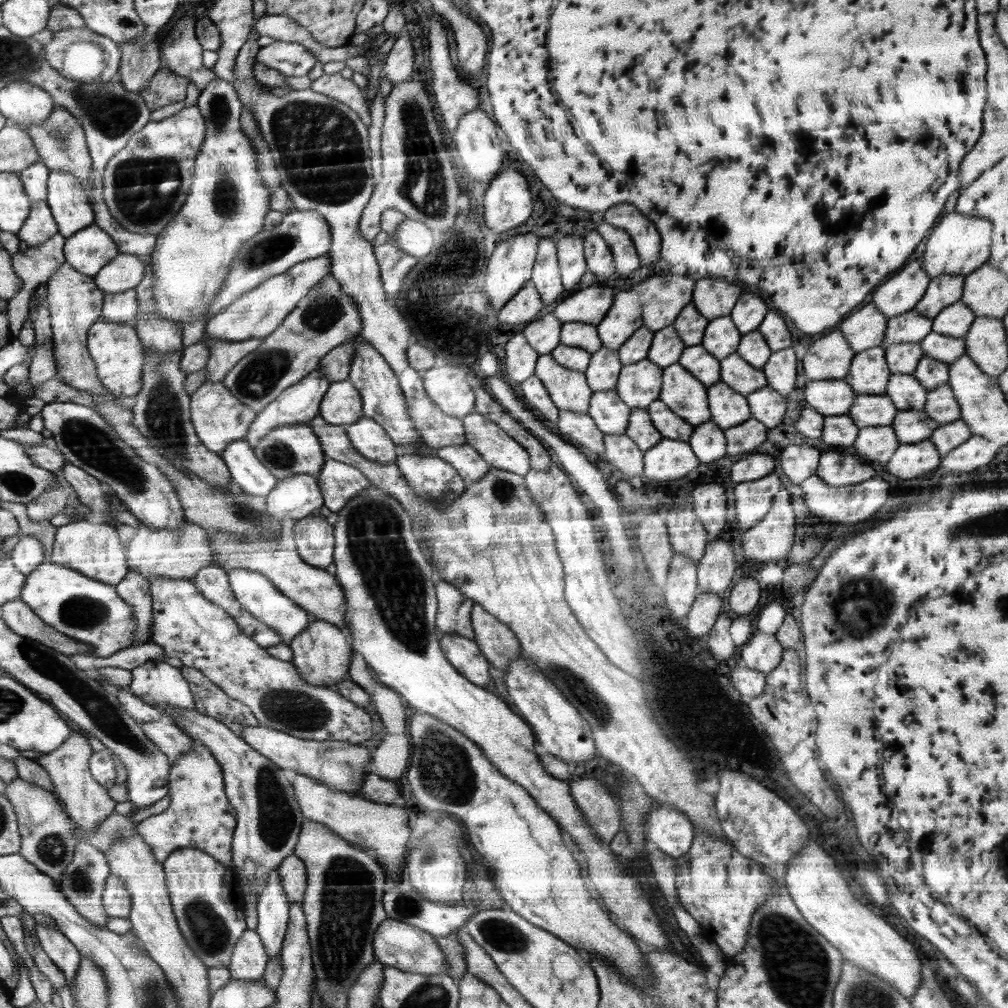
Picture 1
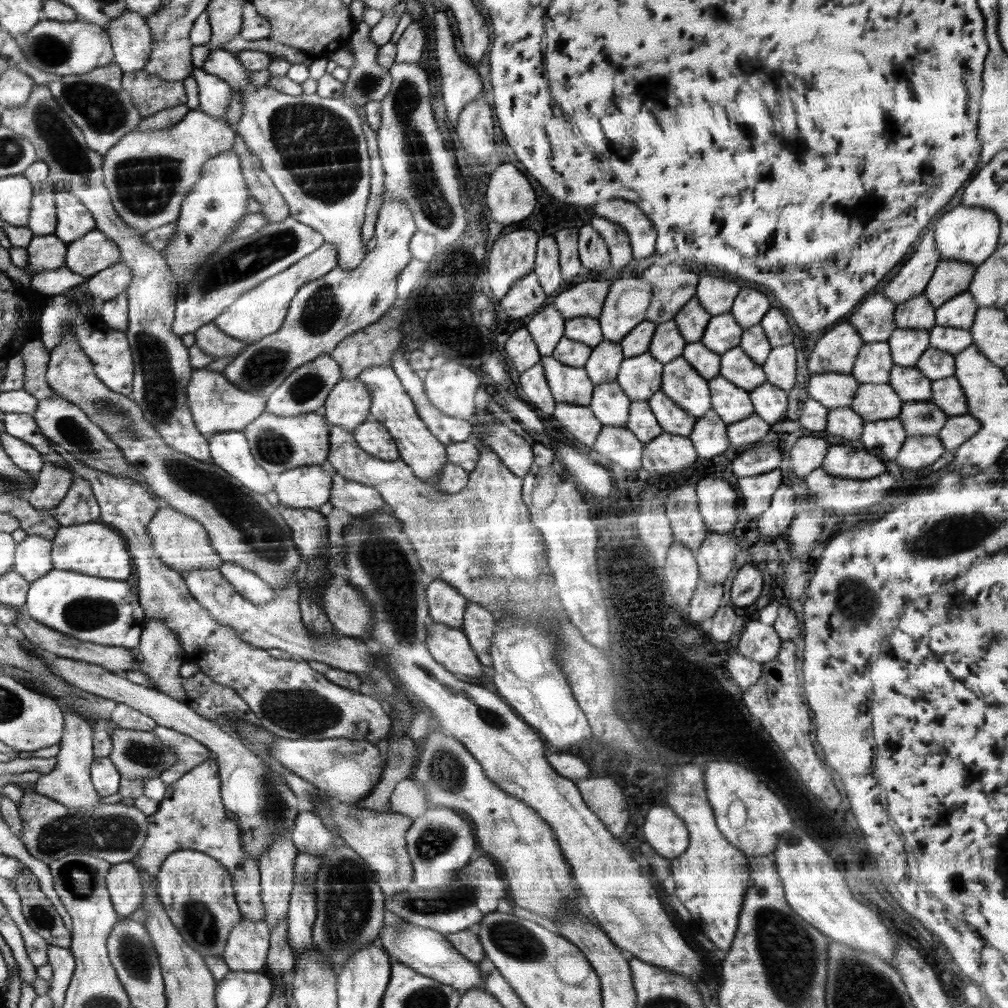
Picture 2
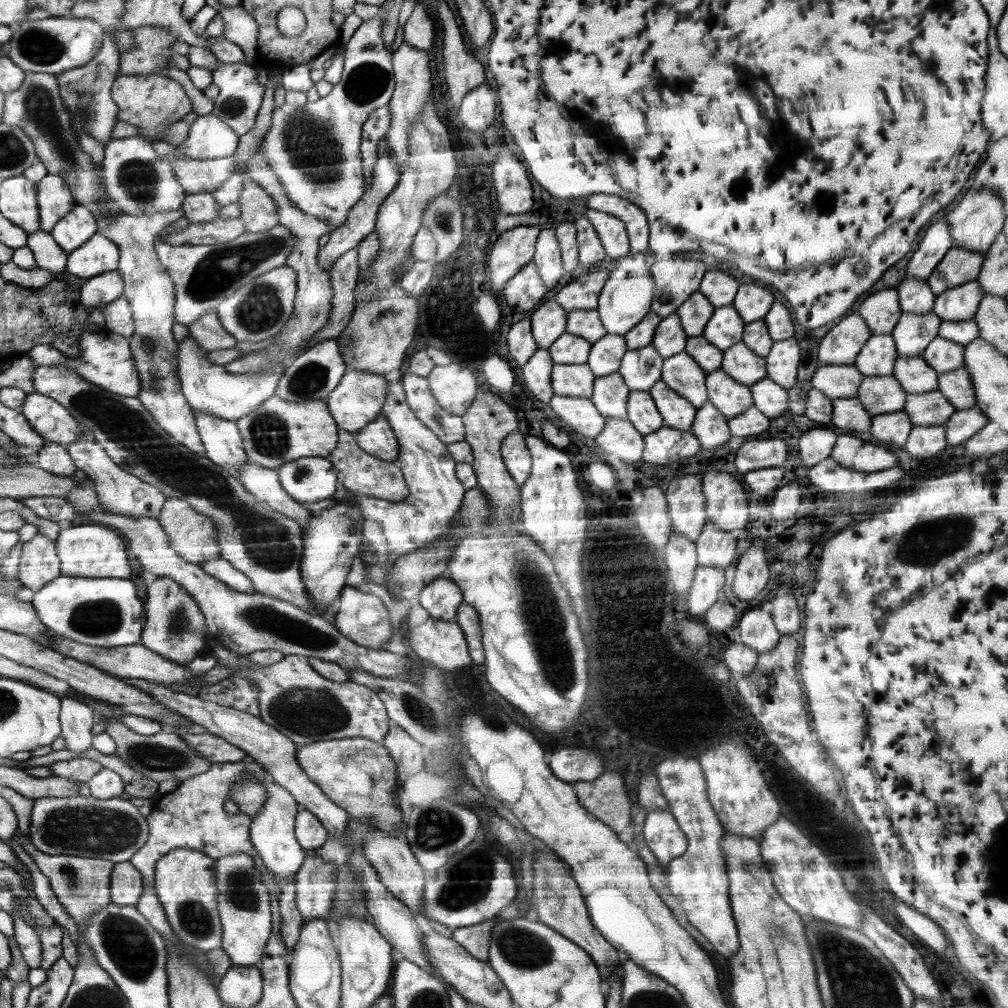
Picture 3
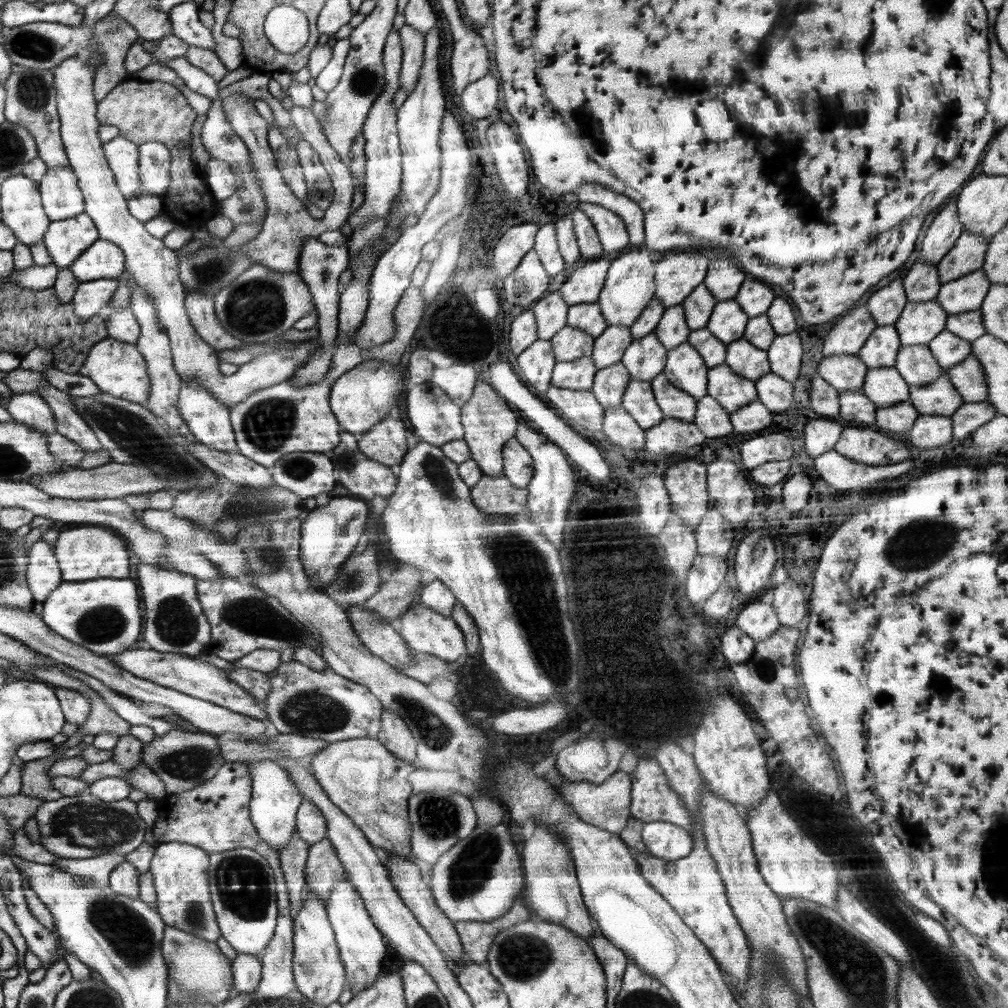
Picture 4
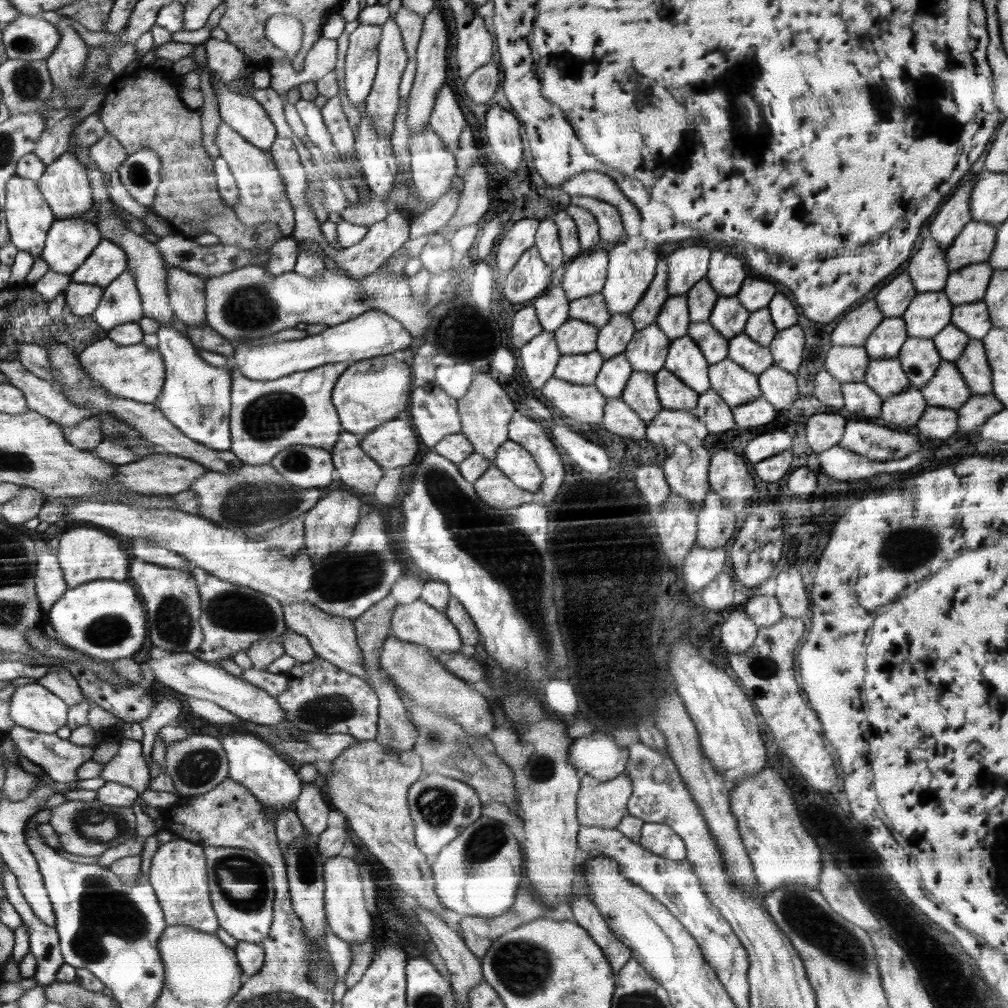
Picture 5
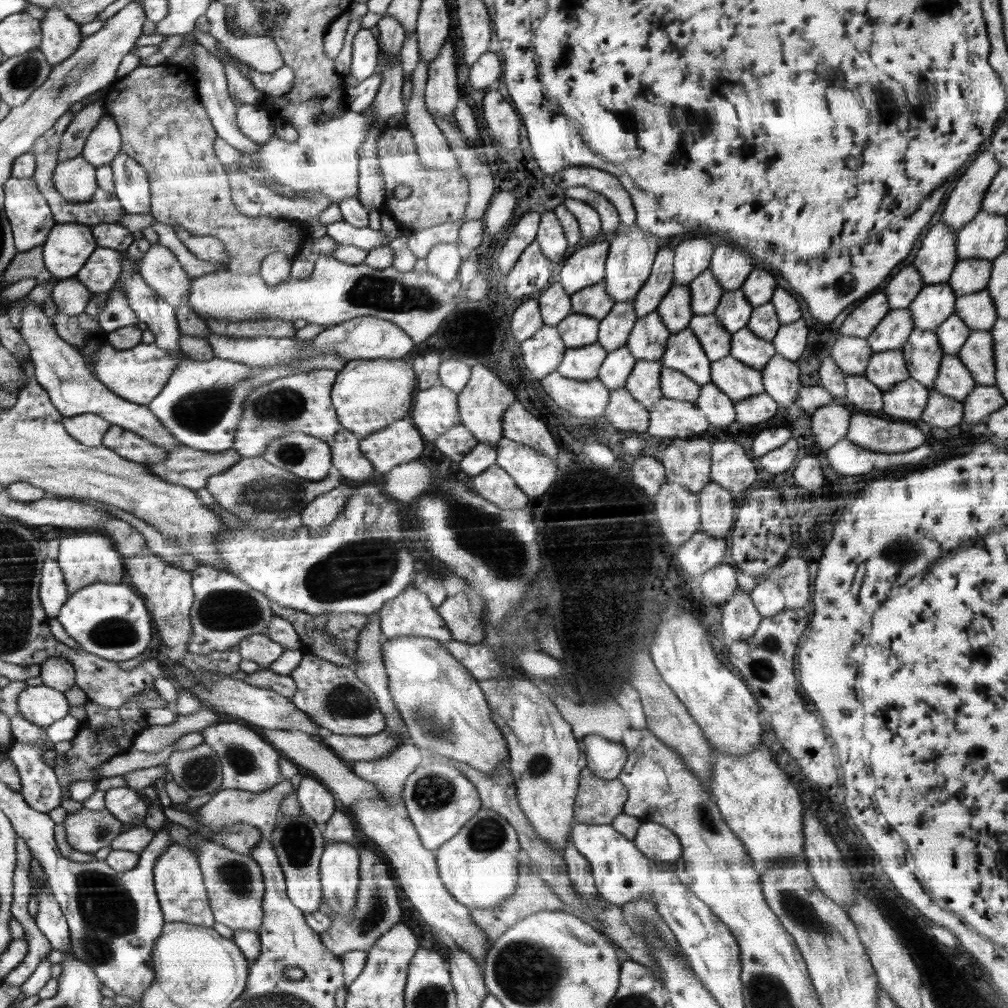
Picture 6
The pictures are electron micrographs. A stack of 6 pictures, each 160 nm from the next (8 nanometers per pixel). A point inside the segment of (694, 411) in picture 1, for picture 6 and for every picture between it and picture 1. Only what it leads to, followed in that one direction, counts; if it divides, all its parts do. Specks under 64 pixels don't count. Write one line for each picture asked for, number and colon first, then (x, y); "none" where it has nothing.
2: (680, 381)
3: (681, 373)
4: (685, 368)
5: (684, 359)
6: (684, 353)

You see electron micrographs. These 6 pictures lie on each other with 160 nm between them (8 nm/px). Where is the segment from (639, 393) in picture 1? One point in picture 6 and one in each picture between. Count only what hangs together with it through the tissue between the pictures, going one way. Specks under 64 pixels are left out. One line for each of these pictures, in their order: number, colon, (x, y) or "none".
2: (640, 376)
3: (641, 369)
4: (645, 359)
5: (647, 352)
6: (648, 340)

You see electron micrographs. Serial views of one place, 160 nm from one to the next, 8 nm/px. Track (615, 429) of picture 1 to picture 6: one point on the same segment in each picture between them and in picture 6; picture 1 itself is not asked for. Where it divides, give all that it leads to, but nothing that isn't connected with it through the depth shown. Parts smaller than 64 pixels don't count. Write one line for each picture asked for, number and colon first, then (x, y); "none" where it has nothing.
2: (610, 404)
3: (610, 393)
4: (609, 384)
5: (614, 373)
6: (618, 364)

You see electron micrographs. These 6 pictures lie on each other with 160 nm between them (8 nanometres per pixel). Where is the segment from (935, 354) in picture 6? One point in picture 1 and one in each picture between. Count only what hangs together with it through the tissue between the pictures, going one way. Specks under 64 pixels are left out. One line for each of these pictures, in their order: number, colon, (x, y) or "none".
1: (906, 392)
2: (910, 384)
3: (913, 373)
4: (917, 365)
5: (919, 358)

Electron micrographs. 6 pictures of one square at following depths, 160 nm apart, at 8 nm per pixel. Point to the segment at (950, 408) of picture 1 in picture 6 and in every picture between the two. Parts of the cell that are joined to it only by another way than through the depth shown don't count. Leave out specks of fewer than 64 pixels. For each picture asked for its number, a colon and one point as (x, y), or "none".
2: (947, 393)
3: (957, 386)
4: (968, 377)
5: (973, 364)
6: (976, 353)

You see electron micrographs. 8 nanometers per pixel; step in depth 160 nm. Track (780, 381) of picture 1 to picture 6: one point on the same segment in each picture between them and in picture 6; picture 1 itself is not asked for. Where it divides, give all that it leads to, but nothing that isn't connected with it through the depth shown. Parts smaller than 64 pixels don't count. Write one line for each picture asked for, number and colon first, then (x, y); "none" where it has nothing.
2: (780, 367)
3: (783, 358)
4: (785, 353)
5: (787, 346)
6: (790, 340)

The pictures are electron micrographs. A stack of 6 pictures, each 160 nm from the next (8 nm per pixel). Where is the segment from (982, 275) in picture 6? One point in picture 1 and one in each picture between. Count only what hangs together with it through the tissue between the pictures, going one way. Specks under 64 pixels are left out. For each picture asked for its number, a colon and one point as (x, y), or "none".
1: (954, 320)
2: (957, 312)
3: (957, 304)
4: (965, 293)
5: (967, 285)

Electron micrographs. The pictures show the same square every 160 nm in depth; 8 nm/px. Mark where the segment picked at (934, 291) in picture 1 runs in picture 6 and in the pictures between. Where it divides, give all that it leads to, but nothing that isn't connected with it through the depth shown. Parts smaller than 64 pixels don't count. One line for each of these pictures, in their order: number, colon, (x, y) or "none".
2: (951, 277)
3: (959, 266)
4: (967, 255)
5: (974, 245)
6: (985, 237)

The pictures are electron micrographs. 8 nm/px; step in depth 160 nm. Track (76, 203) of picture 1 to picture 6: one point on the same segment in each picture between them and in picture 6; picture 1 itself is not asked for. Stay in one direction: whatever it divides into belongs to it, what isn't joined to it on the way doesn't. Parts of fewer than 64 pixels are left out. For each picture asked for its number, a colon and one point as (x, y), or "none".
2: (74, 220)
3: (70, 232)
4: (66, 240)
5: (69, 243)
6: (67, 250)

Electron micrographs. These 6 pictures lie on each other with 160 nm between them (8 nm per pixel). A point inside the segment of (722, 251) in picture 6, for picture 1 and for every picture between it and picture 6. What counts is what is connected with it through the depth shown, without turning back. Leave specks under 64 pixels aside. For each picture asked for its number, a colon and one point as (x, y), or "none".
1: (713, 298)
2: (715, 295)
3: (719, 288)
4: (723, 279)
5: (726, 273)

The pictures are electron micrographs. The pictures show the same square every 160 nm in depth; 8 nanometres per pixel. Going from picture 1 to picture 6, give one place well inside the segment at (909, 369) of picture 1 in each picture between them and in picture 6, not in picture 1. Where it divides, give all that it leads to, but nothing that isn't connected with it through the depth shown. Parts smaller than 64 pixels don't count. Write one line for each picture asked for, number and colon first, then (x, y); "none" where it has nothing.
2: (907, 345)
3: (913, 332)
4: (919, 322)
5: (927, 314)
6: (931, 307)

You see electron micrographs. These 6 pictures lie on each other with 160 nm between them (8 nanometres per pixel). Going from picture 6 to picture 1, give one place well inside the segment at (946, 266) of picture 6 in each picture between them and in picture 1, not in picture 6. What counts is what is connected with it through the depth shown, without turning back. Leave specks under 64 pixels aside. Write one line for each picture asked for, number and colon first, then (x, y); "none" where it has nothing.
1: (909, 327)
2: (917, 312)
3: (915, 296)
4: (921, 284)
5: (928, 271)

